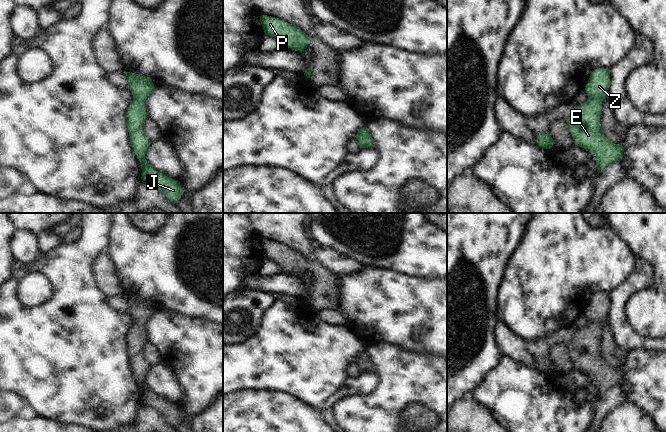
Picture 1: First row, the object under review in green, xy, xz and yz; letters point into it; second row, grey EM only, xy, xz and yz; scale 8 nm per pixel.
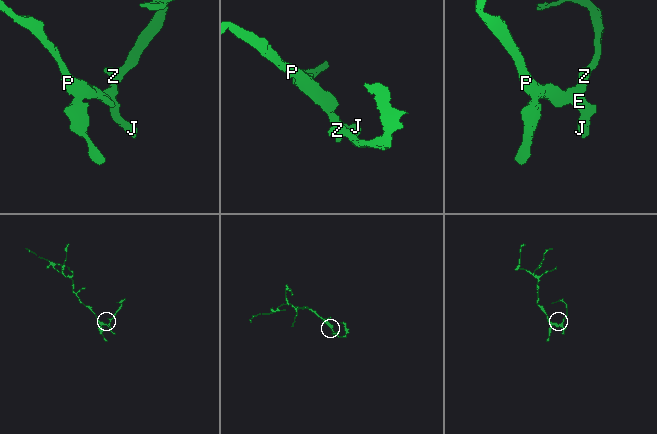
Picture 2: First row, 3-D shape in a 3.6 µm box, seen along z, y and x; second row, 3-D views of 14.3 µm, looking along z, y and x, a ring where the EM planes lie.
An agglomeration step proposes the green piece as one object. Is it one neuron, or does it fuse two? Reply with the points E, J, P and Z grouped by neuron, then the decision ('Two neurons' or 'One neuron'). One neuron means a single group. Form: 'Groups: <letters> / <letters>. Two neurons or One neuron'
Groups: E J P Z. One neuron

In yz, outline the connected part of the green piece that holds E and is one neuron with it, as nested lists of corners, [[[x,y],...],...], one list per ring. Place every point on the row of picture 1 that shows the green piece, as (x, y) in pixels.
[[[595,69],[585,88],[588,100],[576,105],[566,120],[574,144],[589,151],[596,160],[598,174],[614,161],[621,161],[624,148],[610,142],[602,131],[602,100],[608,95],[610,69]]]

